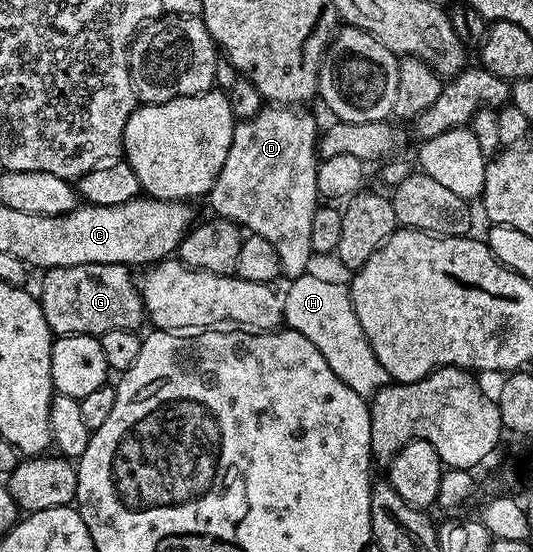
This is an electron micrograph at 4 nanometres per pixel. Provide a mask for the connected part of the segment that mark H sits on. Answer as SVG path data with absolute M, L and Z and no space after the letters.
M306 272L303 276L292 279L288 283L289 291L284 291L285 304L284 325L288 329L299 332L323 352L323 360L331 364L331 372L347 384L355 392L363 396L372 396L382 386L390 385L389 374L379 364L363 328L359 324L359 316L355 316L355 308L351 304L349 287L343 281L332 282L329 278L320 278L314 272Z

